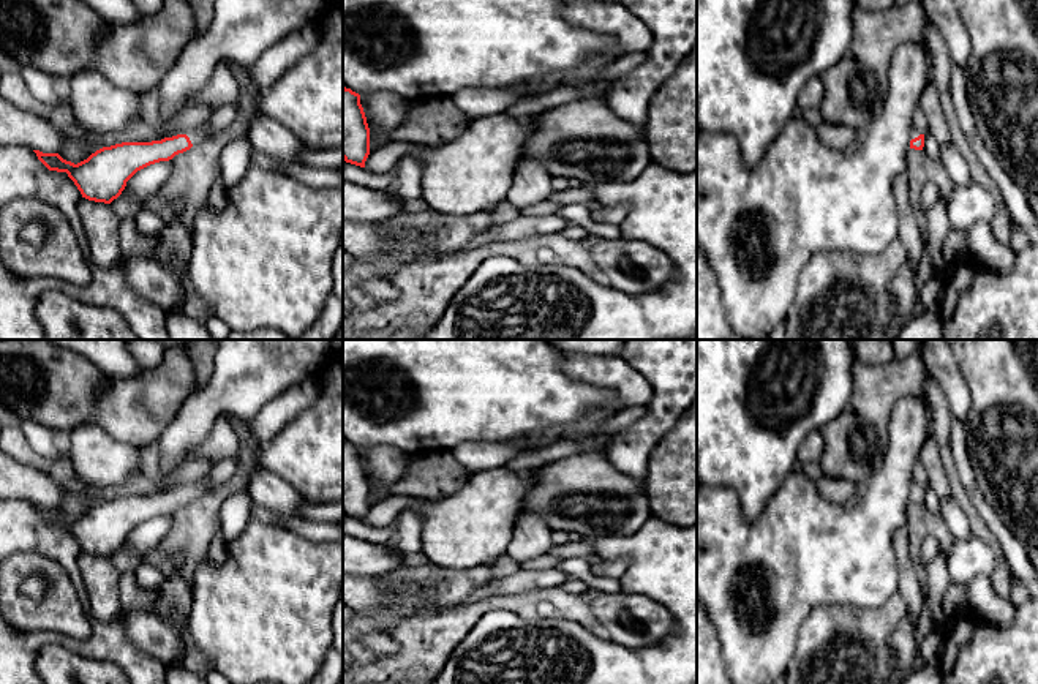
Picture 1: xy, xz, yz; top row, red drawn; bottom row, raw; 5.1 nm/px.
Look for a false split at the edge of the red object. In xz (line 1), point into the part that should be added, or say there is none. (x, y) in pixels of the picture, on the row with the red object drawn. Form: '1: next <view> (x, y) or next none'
1: next none

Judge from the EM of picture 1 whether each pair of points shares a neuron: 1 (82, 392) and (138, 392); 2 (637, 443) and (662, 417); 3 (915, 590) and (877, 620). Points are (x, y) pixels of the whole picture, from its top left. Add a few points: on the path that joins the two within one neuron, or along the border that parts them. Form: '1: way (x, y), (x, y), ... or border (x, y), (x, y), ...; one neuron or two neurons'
1: way (97, 405), (124, 405); one neuron
2: way (643, 436), (656, 424); one neuron
3: border (899, 591), (906, 601), (907, 615), (891, 632); two neurons

